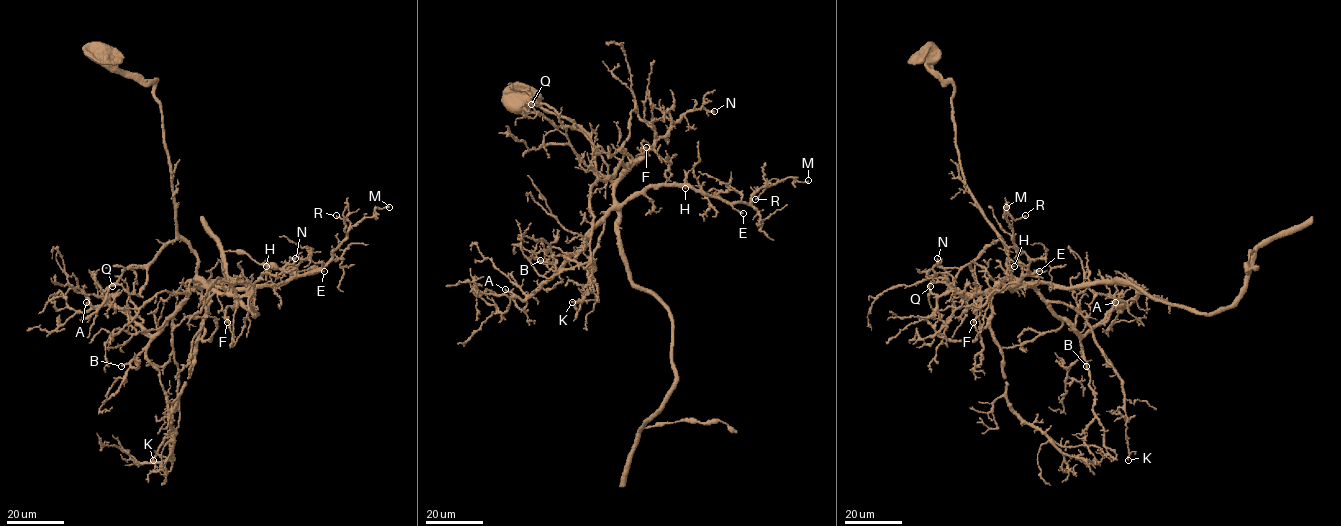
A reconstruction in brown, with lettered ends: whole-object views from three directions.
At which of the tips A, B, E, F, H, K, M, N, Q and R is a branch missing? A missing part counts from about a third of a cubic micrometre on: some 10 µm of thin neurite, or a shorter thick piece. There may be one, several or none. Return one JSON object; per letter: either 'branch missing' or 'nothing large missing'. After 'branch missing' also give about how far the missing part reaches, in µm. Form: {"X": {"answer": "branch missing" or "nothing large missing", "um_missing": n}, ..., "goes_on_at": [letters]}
{"A": {"answer": "nothing large missing"}, "B": {"answer": "nothing large missing"}, "E": {"answer": "branch missing", "um_missing": 50}, "F": {"answer": "nothing large missing"}, "H": {"answer": "nothing large missing"}, "K": {"answer": "nothing large missing"}, "M": {"answer": "nothing large missing"}, "N": {"answer": "nothing large missing"}, "Q": {"answer": "nothing large missing"}, "R": {"answer": "nothing large missing"}, "goes_on_at": ["E"]}

